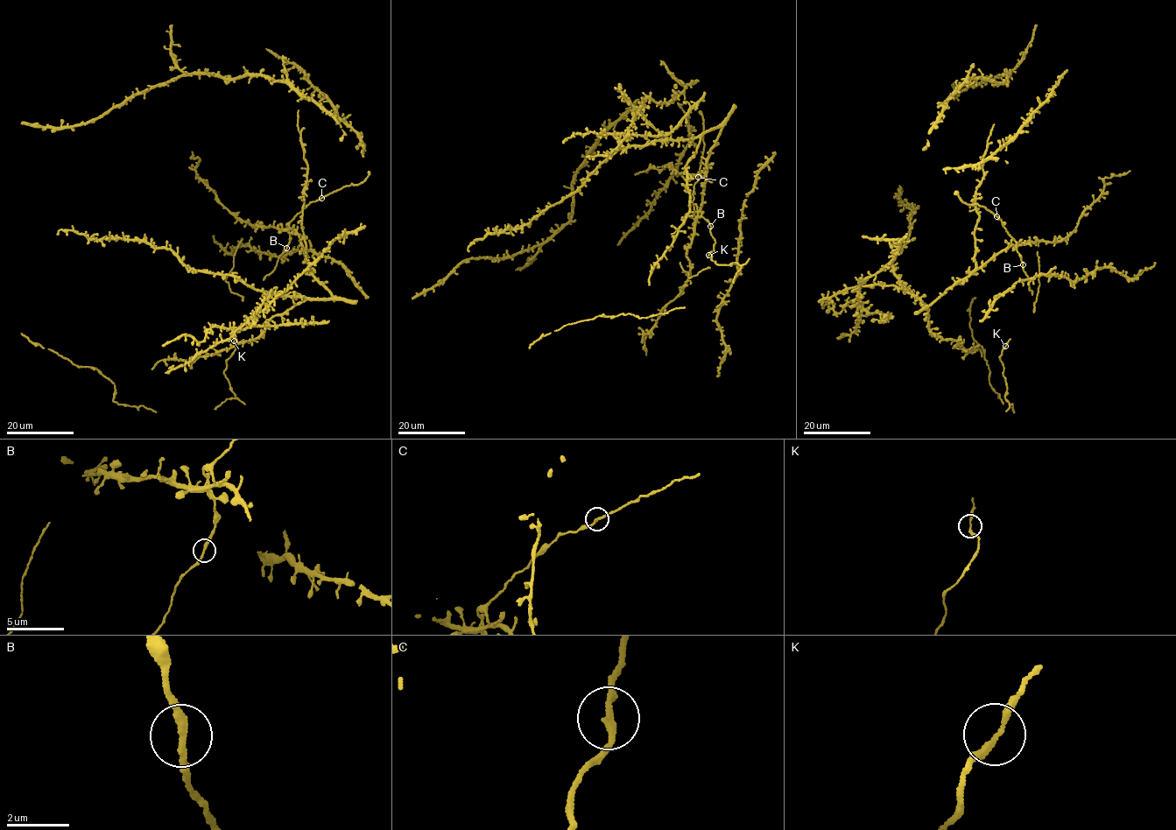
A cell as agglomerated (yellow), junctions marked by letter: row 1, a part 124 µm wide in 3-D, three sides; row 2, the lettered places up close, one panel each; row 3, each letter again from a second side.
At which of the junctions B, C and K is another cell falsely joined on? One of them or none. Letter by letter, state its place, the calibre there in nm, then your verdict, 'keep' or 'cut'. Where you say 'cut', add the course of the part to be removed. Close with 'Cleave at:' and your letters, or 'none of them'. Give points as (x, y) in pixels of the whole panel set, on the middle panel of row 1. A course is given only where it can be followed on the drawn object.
B: (710, 226) | 200 nm | keep
C: (698, 177) | 220 nm | keep
K: (708, 255) | 200 nm | keep
Cleave at: none of them

